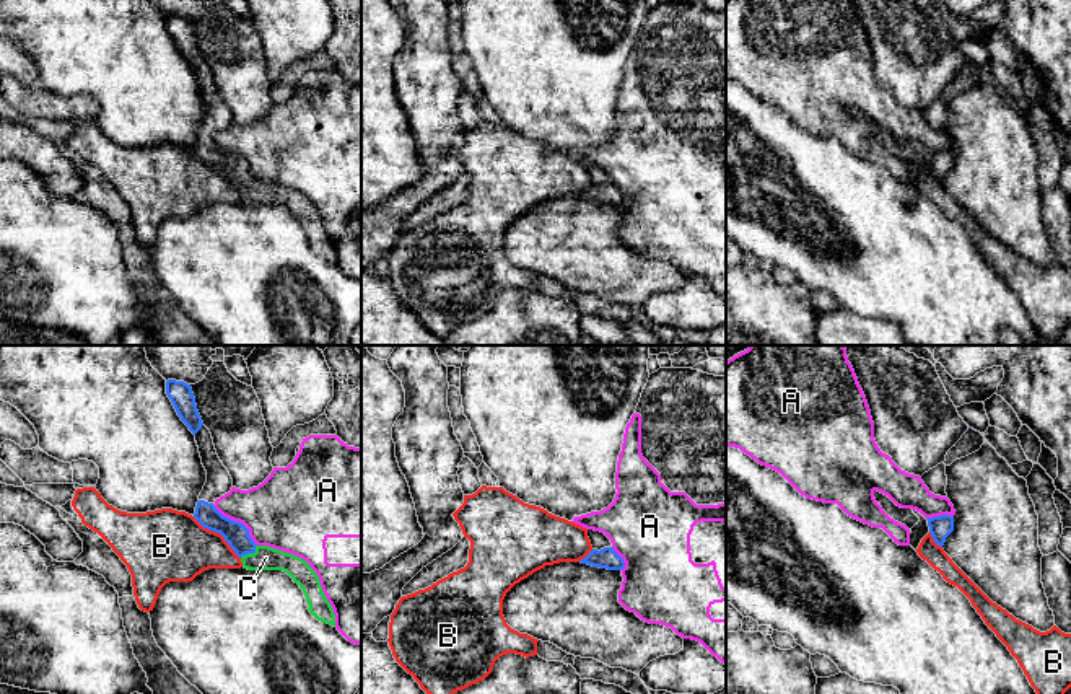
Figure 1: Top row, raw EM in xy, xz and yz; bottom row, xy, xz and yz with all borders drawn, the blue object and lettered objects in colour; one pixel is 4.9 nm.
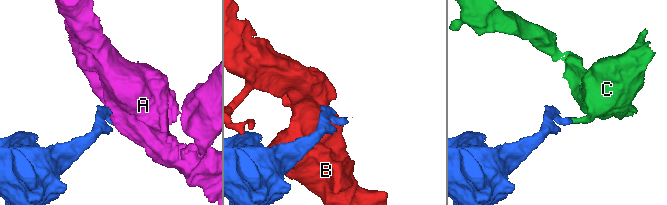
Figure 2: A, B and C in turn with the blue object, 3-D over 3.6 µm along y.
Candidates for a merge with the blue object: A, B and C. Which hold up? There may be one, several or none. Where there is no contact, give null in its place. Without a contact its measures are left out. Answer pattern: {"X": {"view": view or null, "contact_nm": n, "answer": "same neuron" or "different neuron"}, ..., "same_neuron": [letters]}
{"A": {"view": "xy", "contact_nm": 300, "answer": "different neuron"}, "B": {"view": "xy", "contact_nm": 320, "answer": "different neuron"}, "C": {"view": "xy", "contact_nm": 100, "answer": "same neuron"}, "same_neuron": ["C"]}

